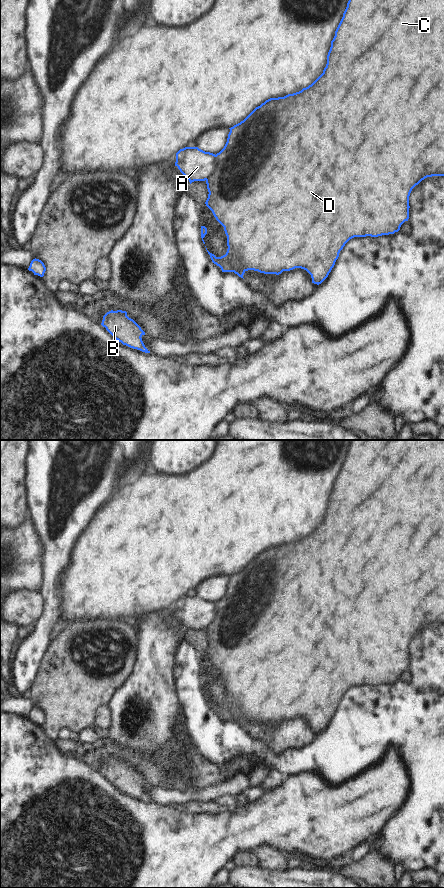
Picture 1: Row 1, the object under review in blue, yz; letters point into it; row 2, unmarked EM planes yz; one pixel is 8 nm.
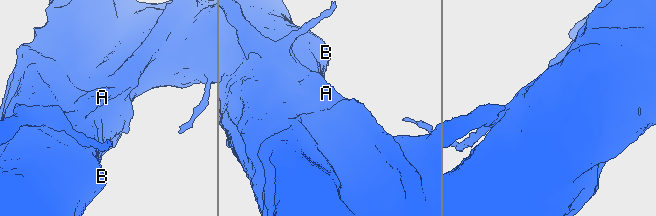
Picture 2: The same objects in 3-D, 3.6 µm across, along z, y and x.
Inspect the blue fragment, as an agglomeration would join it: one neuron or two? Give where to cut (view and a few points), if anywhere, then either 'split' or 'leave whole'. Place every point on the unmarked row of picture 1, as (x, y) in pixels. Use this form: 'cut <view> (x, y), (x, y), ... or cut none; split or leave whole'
cut yz (215, 603), (215, 618), (206, 628); split

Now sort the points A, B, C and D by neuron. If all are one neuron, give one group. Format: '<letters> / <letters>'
A / B C D

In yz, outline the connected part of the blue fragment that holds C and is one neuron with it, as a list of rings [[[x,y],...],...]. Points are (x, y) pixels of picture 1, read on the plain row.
[[[350,440],[347,455],[331,489],[327,512],[323,521],[311,533],[299,540],[266,548],[243,569],[229,577],[230,580],[224,596],[215,603],[215,619],[206,628],[209,642],[205,652],[212,659],[216,668],[224,675],[228,694],[226,702],[221,705],[216,705],[207,698],[212,710],[219,714],[222,720],[234,720],[241,726],[248,718],[279,723],[283,719],[301,716],[311,723],[312,731],[321,732],[328,725],[340,699],[350,687],[366,684],[378,685],[398,680],[401,673],[409,667],[409,644],[412,637],[427,625],[444,624],[444,440]]]

